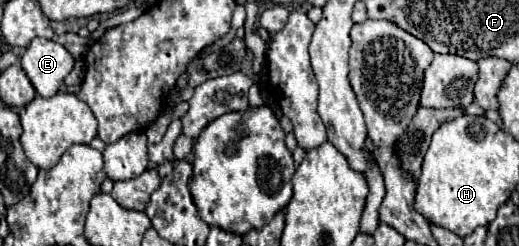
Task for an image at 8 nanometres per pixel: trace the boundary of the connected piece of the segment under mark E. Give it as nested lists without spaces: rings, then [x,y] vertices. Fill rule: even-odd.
[[[36,38],[22,56],[22,68],[42,98],[54,96],[74,68],[72,54],[58,42]]]

